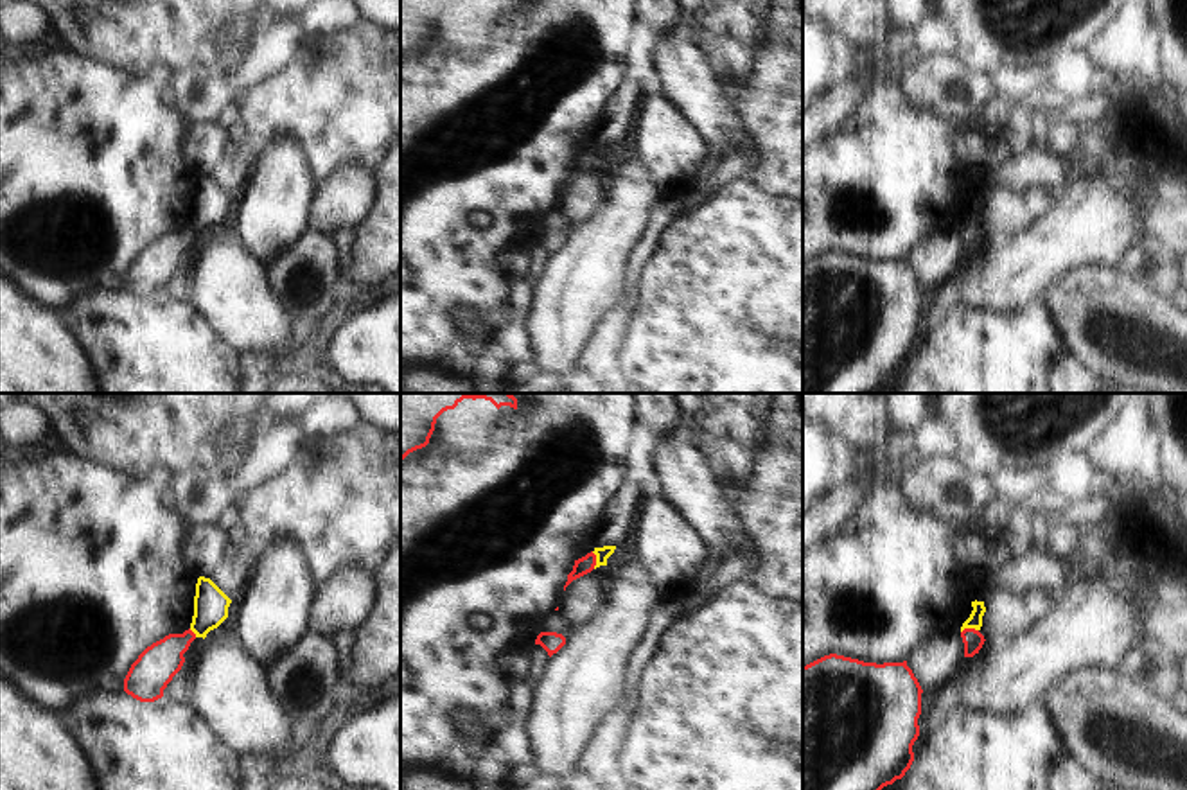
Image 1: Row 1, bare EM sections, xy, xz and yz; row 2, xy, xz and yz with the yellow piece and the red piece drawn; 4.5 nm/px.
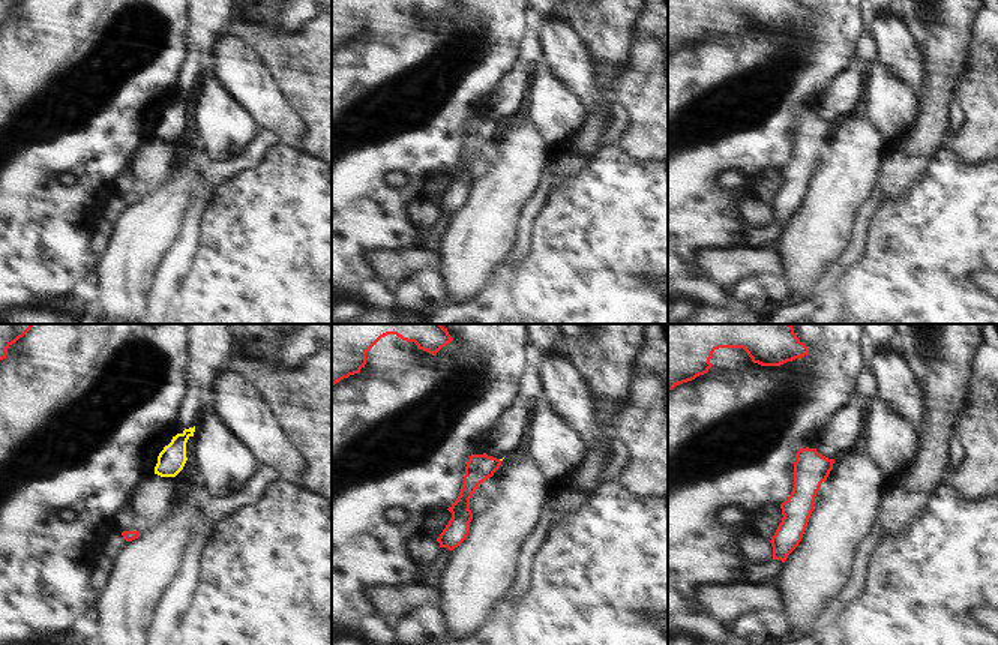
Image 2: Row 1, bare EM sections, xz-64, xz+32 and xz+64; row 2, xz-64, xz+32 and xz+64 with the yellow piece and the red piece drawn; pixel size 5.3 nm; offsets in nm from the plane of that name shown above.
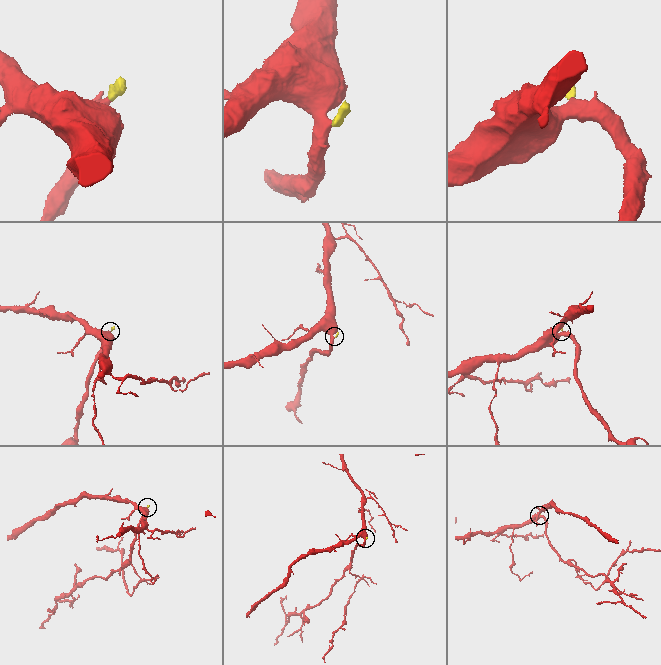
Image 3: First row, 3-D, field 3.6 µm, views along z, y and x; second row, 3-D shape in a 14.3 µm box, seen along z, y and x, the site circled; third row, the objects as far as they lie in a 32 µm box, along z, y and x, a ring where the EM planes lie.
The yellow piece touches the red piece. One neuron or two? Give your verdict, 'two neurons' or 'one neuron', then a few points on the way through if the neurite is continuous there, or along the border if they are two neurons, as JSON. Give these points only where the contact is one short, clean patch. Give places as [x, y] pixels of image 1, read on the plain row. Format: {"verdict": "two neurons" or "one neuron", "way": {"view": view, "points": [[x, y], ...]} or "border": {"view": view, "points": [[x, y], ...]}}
{"verdict": "two neurons", "border": {"view": "xz", "points": [[591, 149], [595, 153], [595, 166]]}}

